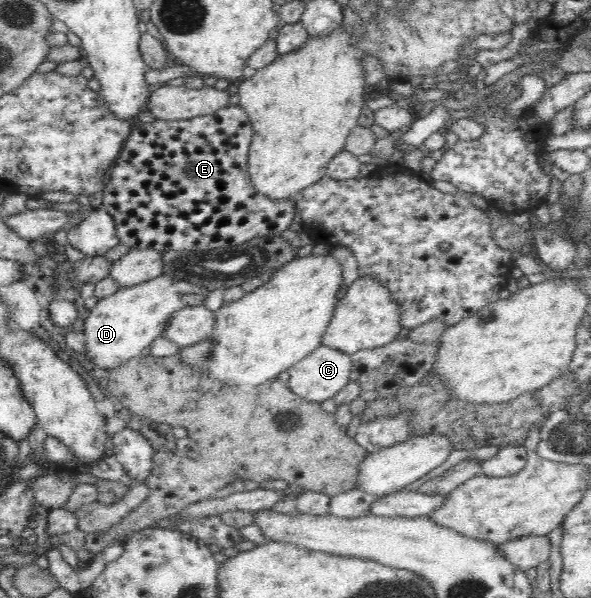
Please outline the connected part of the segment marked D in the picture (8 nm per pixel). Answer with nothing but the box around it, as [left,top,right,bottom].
[84,273,211,371]

